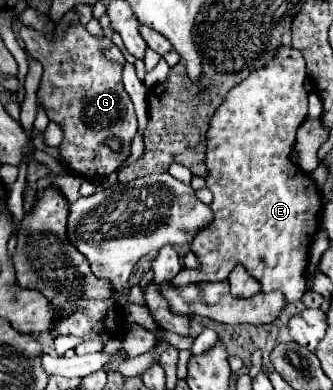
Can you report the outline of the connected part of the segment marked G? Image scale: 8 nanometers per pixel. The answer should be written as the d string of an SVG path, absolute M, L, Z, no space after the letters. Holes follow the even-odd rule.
M28 26L20 30L20 36L24 44L28 44L28 54L44 68L38 98L48 118L64 130L60 144L64 162L84 178L106 178L130 156L130 144L138 130L134 104L122 86L122 64L110 62L100 54L100 50L110 44L108 38L98 40L90 36L84 26L68 30L56 28L52 42ZM110 138L120 140L120 152L112 152L106 144Z

